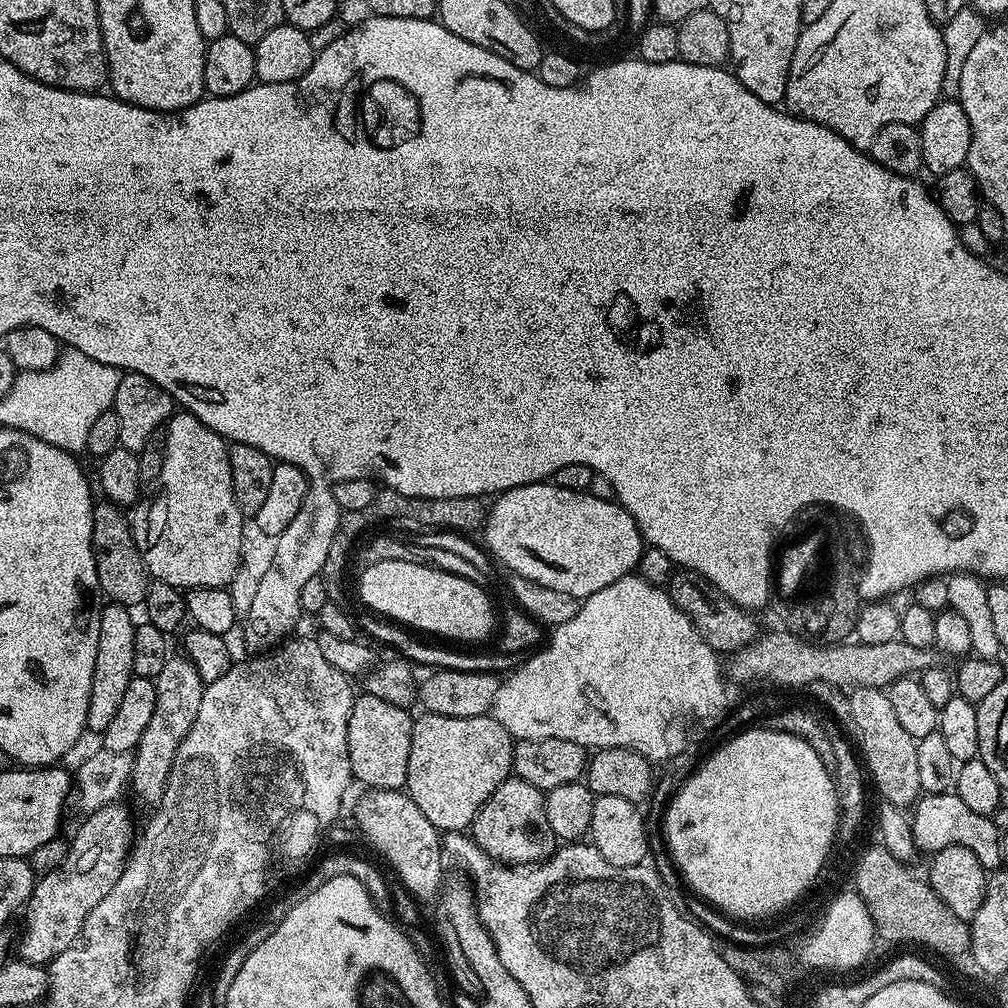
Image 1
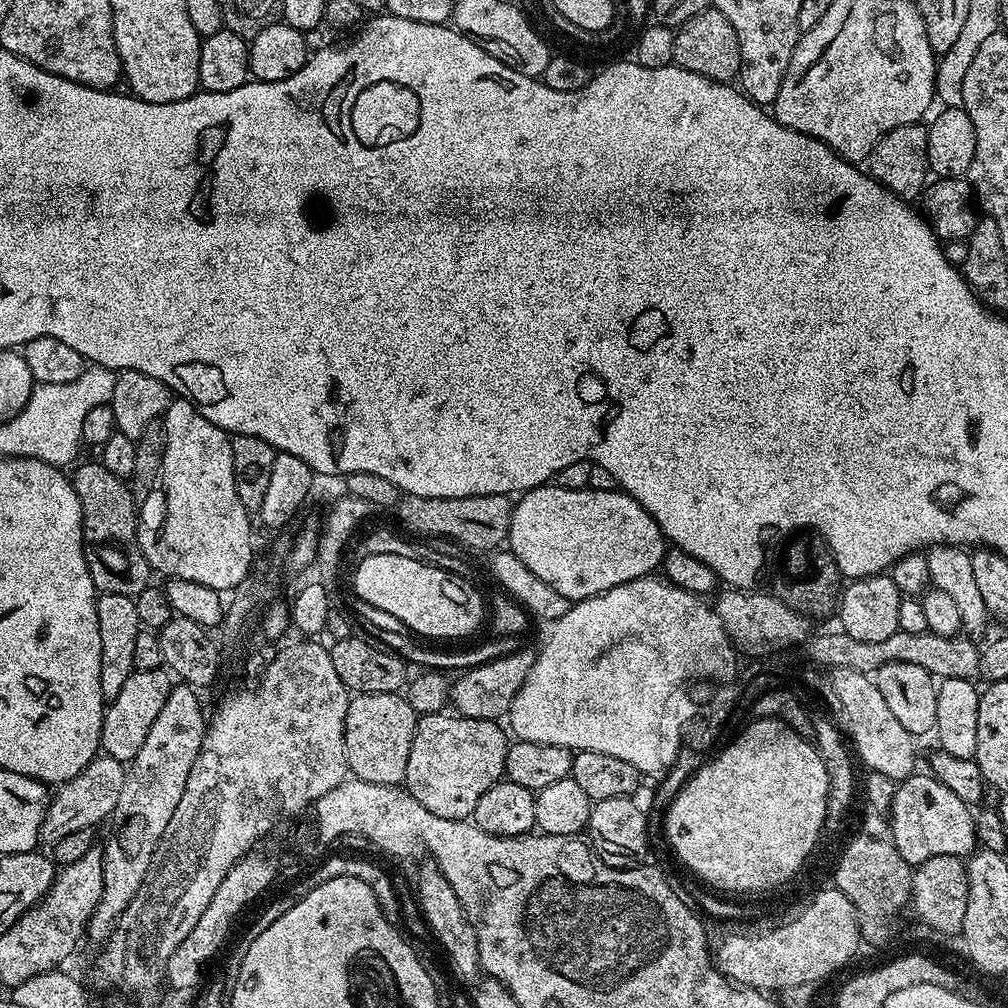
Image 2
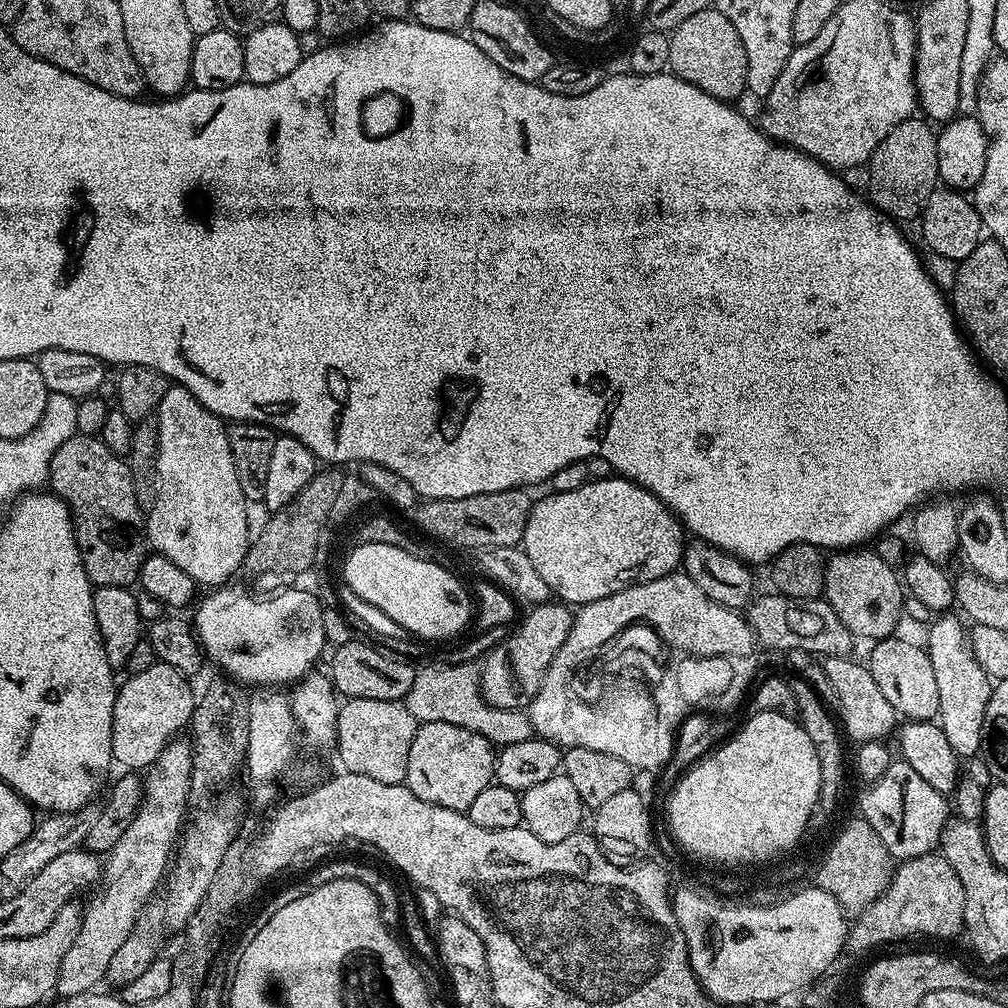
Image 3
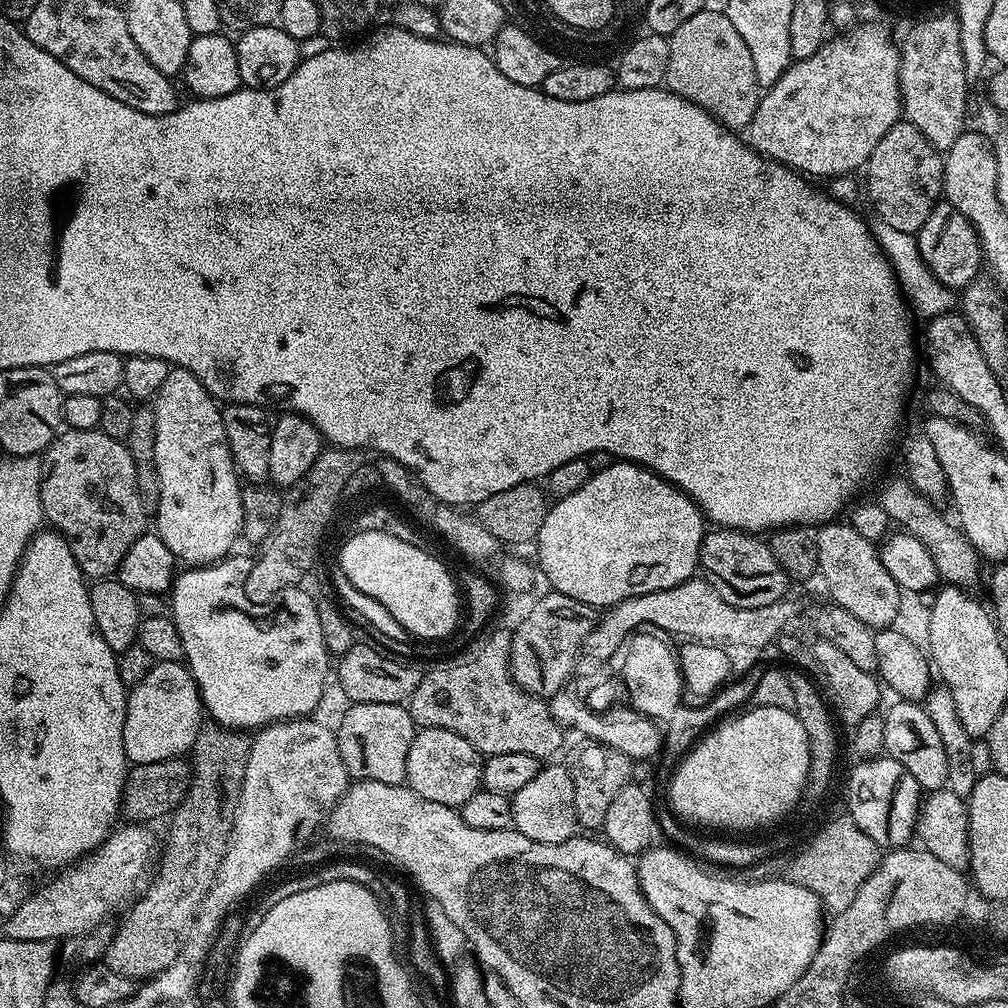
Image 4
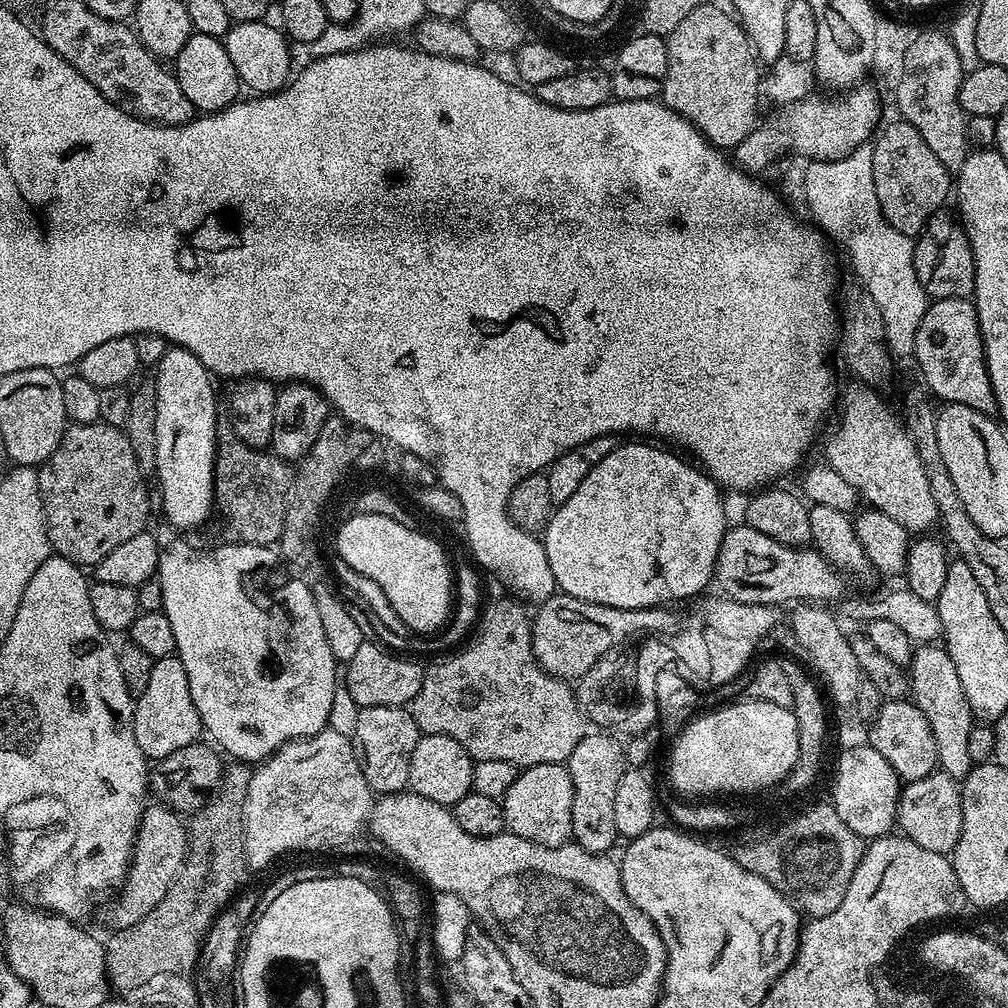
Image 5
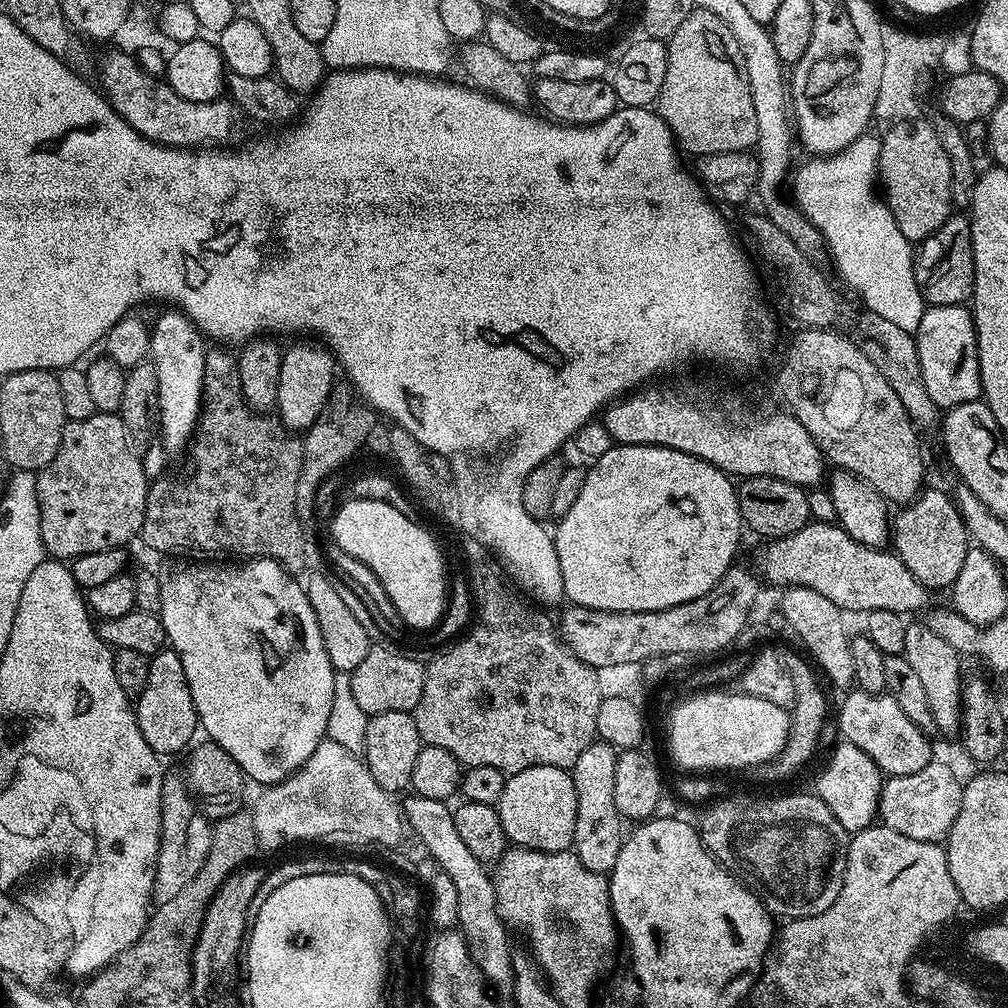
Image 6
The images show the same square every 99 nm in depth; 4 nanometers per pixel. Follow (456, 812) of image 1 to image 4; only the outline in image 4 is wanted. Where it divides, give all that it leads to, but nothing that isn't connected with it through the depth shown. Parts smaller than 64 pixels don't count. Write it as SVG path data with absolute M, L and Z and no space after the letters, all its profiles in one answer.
M420 728L410 743L409 757L406 758L406 784L426 798L426 802L442 802L442 806L459 809L466 798L481 791L483 769L484 760L480 751L470 746L462 734L441 728Z

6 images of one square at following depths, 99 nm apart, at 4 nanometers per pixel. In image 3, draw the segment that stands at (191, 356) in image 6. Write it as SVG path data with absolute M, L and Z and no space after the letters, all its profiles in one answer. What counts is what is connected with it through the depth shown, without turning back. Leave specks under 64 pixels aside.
M170 386L156 407L158 422L158 454L156 455L156 505L146 516L146 540L151 551L170 558L174 566L186 570L197 585L224 586L243 566L244 556L250 545L248 536L249 501L244 499L242 486L238 486L238 474L234 470L234 454L230 454L230 442L225 421L215 416L190 390Z

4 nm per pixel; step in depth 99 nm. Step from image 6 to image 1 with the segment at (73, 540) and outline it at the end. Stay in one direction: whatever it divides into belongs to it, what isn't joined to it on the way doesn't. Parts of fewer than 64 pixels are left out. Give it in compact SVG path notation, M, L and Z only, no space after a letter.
M97 503L92 509L92 549L96 555L101 593L113 604L143 605L150 577L140 547L136 545L129 517L123 516L125 513L119 505L101 503Z

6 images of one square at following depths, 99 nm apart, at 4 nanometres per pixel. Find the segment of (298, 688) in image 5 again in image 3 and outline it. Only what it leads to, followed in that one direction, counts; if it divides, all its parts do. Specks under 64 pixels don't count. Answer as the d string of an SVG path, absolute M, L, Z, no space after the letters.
M226 586L217 587L209 592L212 593L204 601L201 599L195 605L197 608L194 631L205 657L209 661L213 660L224 671L221 673L227 674L233 681L243 686L251 686L250 684L256 684L252 686L284 686L280 684L292 686L317 667L316 659L319 658L320 651L326 648L322 626L325 606L313 593L303 593L302 590L290 587L280 592L278 598L272 598L270 605L255 605L245 599L241 591L230 590Z

